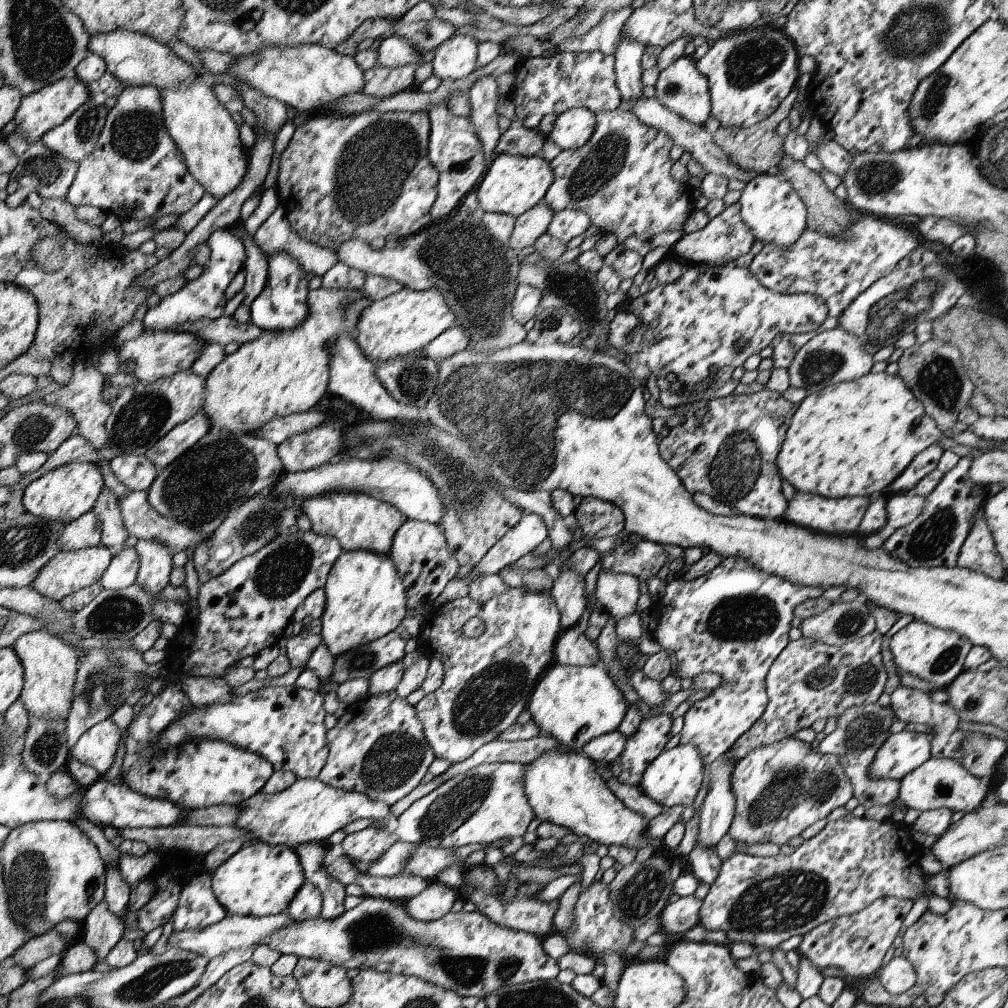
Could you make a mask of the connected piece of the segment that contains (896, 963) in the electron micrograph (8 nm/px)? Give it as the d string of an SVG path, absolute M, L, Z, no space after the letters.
M907 955L893 956L879 973L880 984L892 996L908 992L916 984L915 968Z

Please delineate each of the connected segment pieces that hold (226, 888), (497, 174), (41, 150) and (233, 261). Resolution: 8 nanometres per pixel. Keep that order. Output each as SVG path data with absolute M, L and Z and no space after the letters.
M256 840L218 866L212 873L212 890L227 914L270 916L287 910L305 880L304 868L293 847Z
M496 154L492 166L487 168L482 180L476 186L478 204L485 213L504 213L517 219L543 200L552 182L554 182L554 174L551 164L544 158L538 155Z
M41 141L35 142L19 157L16 168L10 173L11 189L26 184L41 198L65 200L76 176L79 164L55 155Z
M228 228L215 230L209 236L207 244L210 247L210 258L200 278L187 281L176 293L164 296L156 306L147 310L143 323L148 333L170 331L178 329L184 323L200 319L212 320L224 315L224 305L227 303L224 291L234 276L245 267L246 247L243 240Z

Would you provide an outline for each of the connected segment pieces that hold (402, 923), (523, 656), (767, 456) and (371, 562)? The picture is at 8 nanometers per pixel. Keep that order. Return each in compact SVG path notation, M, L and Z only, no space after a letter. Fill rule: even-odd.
M364 897L354 908L347 909L334 920L324 920L321 916L314 920L295 921L272 932L259 944L267 944L282 955L296 955L312 959L322 959L350 970L373 969L376 972L392 972L398 975L414 975L426 982L436 984L464 997L485 999L490 992L506 986L514 986L534 980L556 979L561 971L558 960L552 958L543 947L542 937L502 928L488 920L478 911L448 912L446 916L432 922L414 920L401 902L376 897Z
M510 587L502 596L491 598L488 602L478 602L466 595L454 602L432 607L422 622L417 644L429 660L438 658L442 661L444 680L438 690L425 694L414 708L434 756L448 760L452 765L464 762L476 750L498 738L500 732L516 723L516 718L527 708L531 692L534 692L541 674L555 662L554 644L561 631L559 610L549 592ZM474 616L482 618L486 626L478 638L465 636L462 630L464 624Z
M766 385L752 394L730 394L722 398L676 406L672 409L683 416L684 421L669 429L665 437L660 437L659 451L668 466L678 474L688 492L706 493L710 498L736 508L741 515L780 518L788 508L788 501L782 493L783 480L778 472L777 456L786 440L788 427L797 408L797 403L784 399L782 394ZM702 408L706 410L706 414L702 418L696 418L696 410Z
M368 549L342 551L328 573L324 592L326 592L326 608L321 616L322 629L318 638L332 656L342 656L352 648L363 647L364 644L370 644L374 640L384 638L390 632L399 630L408 612L406 591L396 572L396 566L392 564L392 559L389 555L380 556L375 552L368 552Z

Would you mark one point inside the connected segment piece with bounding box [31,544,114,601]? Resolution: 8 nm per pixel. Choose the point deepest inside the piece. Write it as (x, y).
(66, 572)

